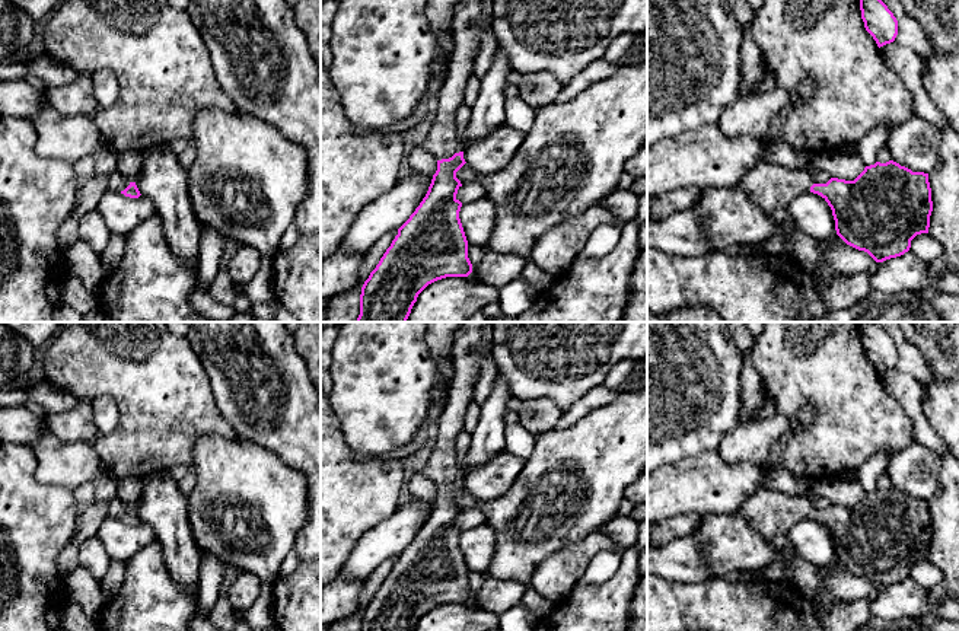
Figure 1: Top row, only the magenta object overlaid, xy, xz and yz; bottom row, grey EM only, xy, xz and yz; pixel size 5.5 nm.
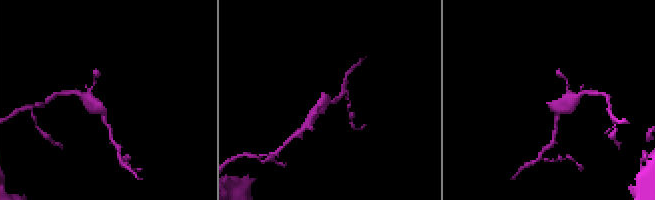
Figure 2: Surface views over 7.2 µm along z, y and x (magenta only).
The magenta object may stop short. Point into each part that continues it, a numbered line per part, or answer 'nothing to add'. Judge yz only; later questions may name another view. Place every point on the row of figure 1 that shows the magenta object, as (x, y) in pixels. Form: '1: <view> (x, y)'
1: yz (770, 185)

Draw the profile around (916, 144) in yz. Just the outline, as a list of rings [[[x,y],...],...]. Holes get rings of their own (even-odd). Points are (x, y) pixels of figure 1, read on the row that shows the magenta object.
[[[912,114],[893,130],[886,146],[893,162],[912,172],[928,173],[940,159],[940,141],[940,128]]]

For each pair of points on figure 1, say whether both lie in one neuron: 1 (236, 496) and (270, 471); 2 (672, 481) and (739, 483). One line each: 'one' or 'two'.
1: one
2: one

